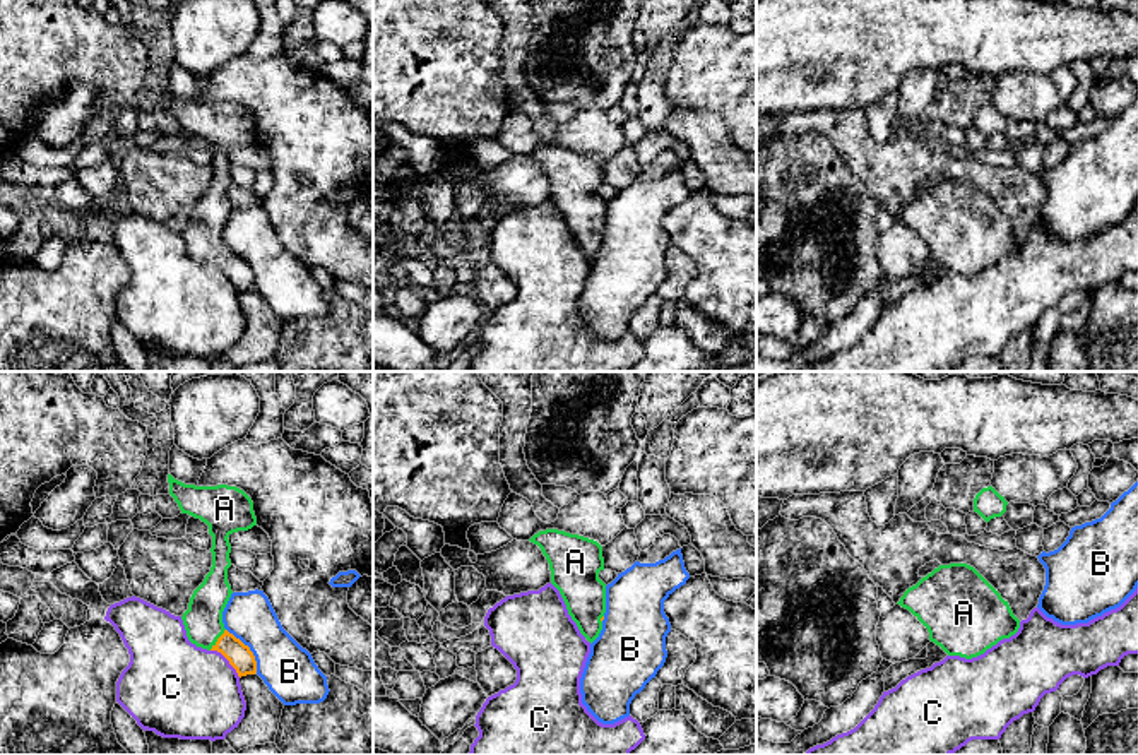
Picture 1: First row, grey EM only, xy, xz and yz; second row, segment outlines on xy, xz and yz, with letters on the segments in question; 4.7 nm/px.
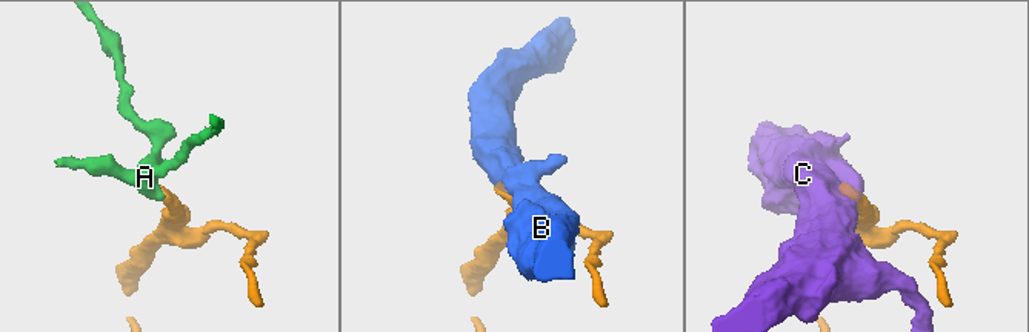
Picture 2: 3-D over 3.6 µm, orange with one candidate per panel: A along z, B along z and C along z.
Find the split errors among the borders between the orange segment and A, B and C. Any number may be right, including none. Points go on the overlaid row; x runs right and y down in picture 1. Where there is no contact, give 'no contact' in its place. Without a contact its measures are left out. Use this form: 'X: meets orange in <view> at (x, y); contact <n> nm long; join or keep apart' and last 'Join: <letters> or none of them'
A: meets orange in xy at (218, 639); contact 130 nm long; join
B: meets orange in xy at (248, 649); contact 260 nm long; keep apart
C: meets orange in xy at (228, 659); contact 190 nm long; keep apart
Join: A

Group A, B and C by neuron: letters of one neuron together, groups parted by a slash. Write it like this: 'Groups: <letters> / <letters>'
Groups: A / B / C

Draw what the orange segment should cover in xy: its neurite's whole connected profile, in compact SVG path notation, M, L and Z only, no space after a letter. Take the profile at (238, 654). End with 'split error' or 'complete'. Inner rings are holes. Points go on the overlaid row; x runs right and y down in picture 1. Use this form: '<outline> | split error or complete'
M168 474L169 495L181 514L200 519L212 536L212 567L204 582L193 591L181 620L187 637L197 647L221 652L238 676L255 675L257 661L248 645L229 633L222 623L222 611L233 594L228 582L231 567L229 536L257 526L252 498L236 486L185 485Z | split error

